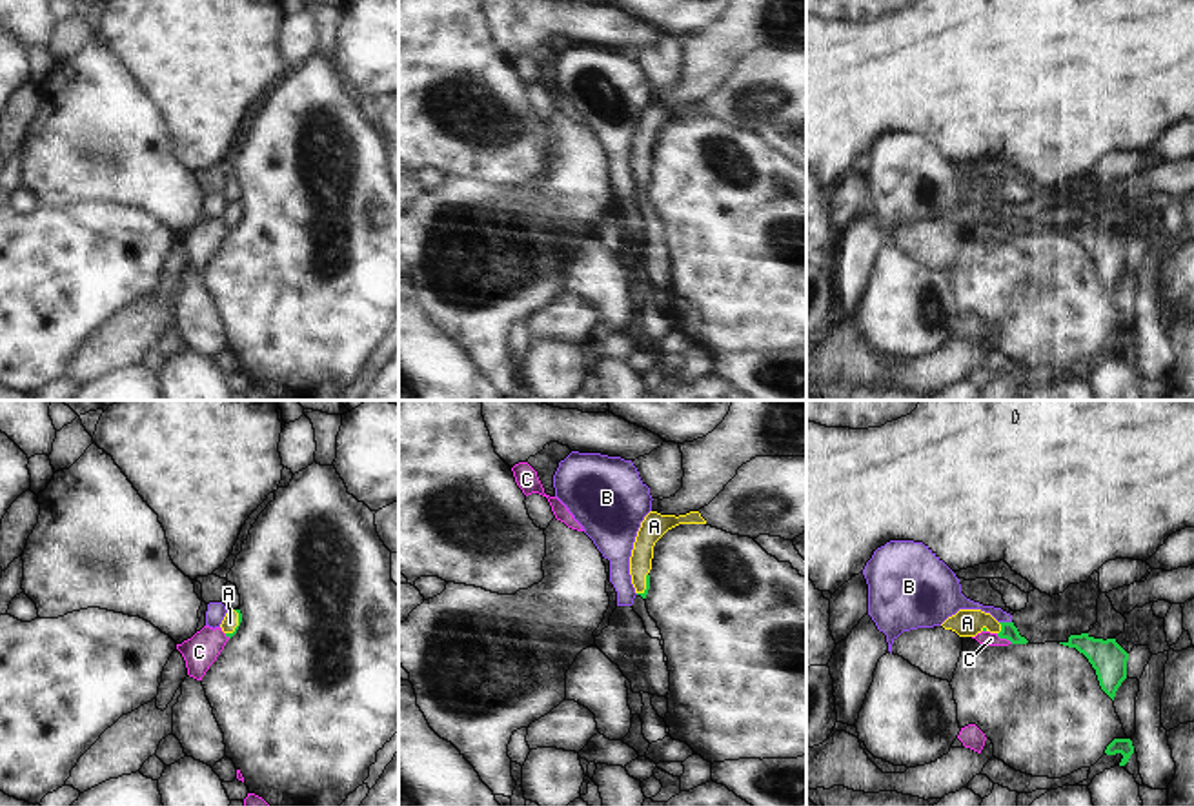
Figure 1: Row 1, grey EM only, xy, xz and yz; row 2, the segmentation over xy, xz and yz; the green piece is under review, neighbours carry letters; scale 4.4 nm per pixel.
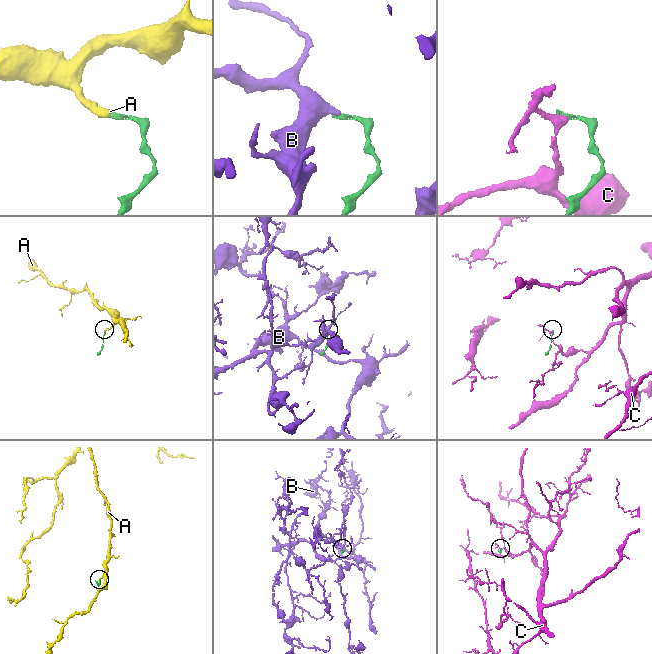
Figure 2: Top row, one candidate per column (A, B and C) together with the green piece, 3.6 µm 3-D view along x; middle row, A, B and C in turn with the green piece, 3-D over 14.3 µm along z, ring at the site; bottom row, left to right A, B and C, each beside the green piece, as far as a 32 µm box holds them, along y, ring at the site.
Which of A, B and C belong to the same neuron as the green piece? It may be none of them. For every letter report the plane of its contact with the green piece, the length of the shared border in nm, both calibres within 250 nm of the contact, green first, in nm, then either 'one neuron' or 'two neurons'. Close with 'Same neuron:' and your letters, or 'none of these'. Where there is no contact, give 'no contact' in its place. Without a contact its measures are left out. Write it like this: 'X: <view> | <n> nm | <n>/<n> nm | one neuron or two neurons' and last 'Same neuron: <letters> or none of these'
A: yz | 60 nm | 70/130 nm | one neuron
B: yz | 60 nm | 70/90 nm | two neurons
C: yz | 90 nm | 70/60 nm | two neurons
Same neuron: A

